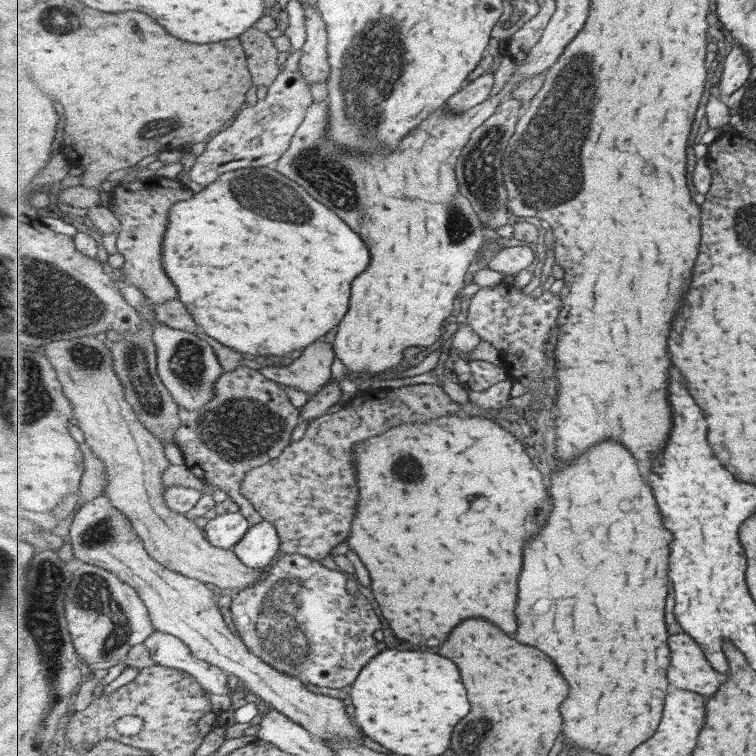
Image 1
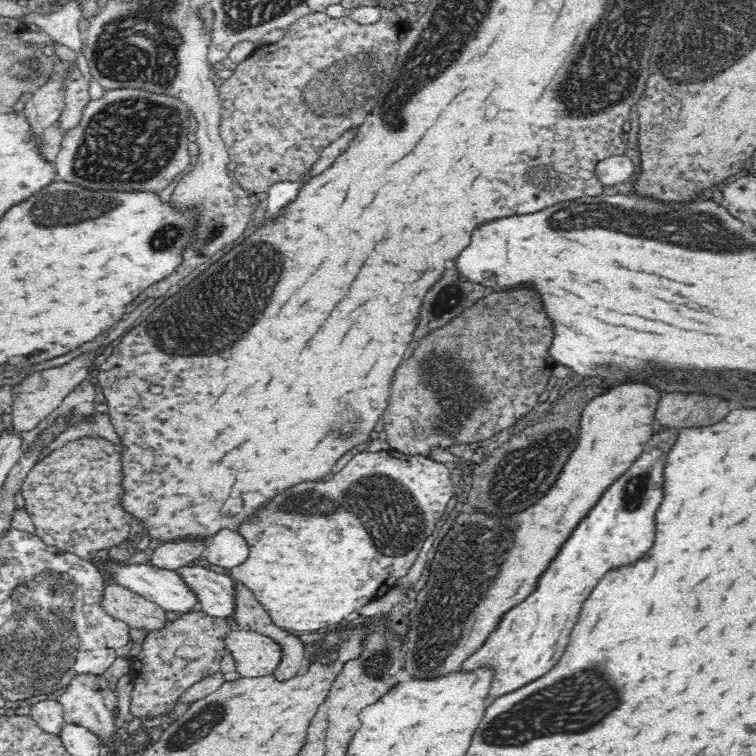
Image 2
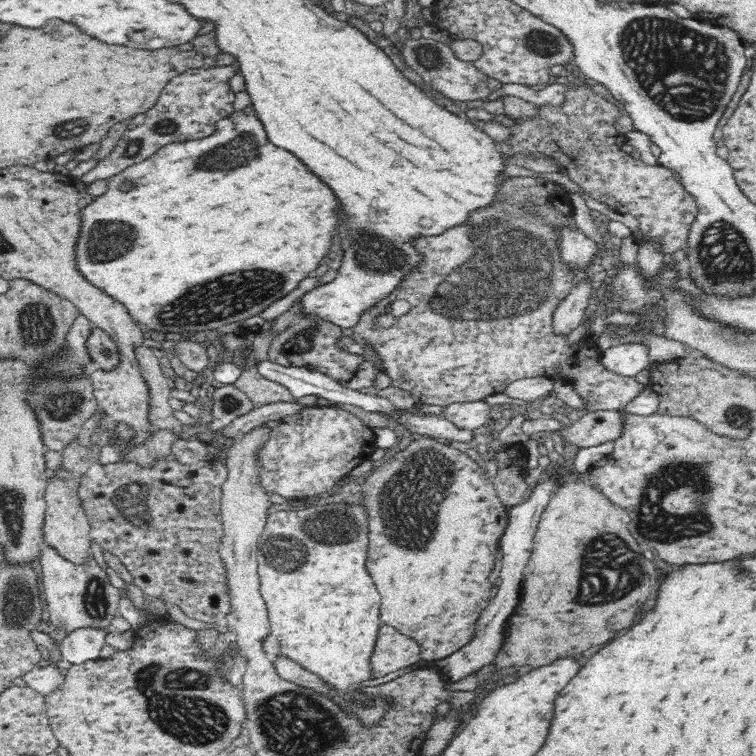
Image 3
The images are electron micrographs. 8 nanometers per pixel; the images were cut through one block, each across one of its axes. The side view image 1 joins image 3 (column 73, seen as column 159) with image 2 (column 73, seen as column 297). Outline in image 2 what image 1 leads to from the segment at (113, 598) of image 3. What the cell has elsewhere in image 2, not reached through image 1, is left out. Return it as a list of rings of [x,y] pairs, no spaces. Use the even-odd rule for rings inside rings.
[[[90,672],[76,674],[66,685],[66,691],[57,698],[63,708],[63,720],[70,724],[79,724],[96,734],[102,743],[102,747],[108,745],[117,737],[116,731],[119,730],[114,725],[114,710],[118,701],[116,692],[108,687],[108,680],[101,675],[94,675]]]

